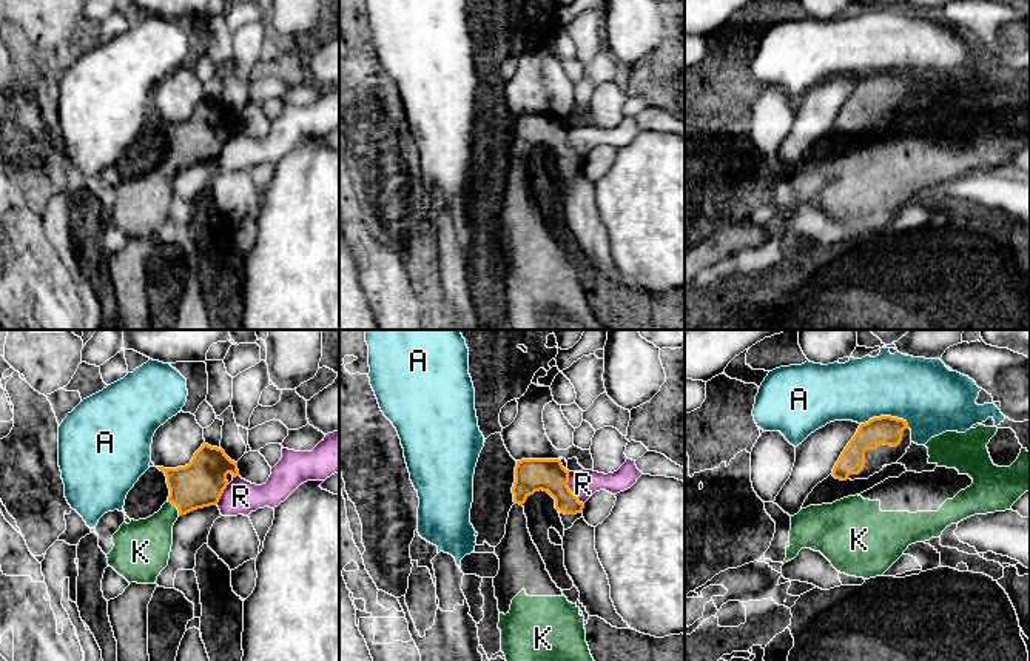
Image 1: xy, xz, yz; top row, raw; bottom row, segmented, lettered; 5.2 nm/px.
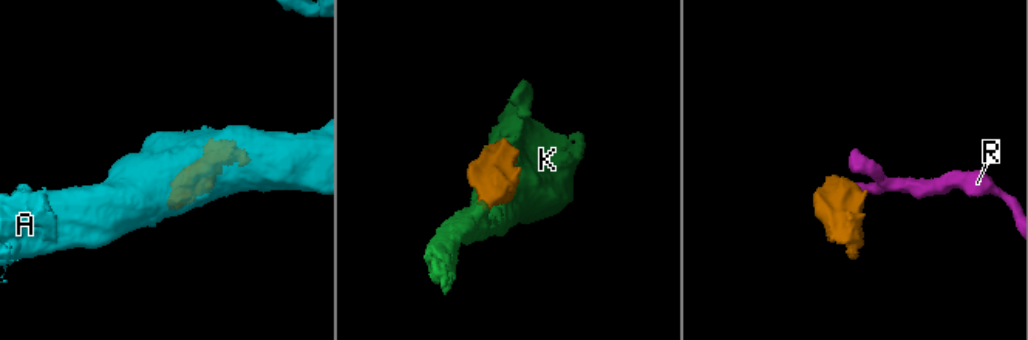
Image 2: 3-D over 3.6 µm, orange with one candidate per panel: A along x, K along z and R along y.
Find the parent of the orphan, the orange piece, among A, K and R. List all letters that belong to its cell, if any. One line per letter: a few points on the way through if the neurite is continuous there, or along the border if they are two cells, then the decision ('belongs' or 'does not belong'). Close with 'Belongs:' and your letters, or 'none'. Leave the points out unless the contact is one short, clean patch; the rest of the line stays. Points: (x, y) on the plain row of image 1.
A: does not belong
K: belongs
R: border along xz (568, 127), (568, 144), (583, 159); does not belong
Belongs: K

